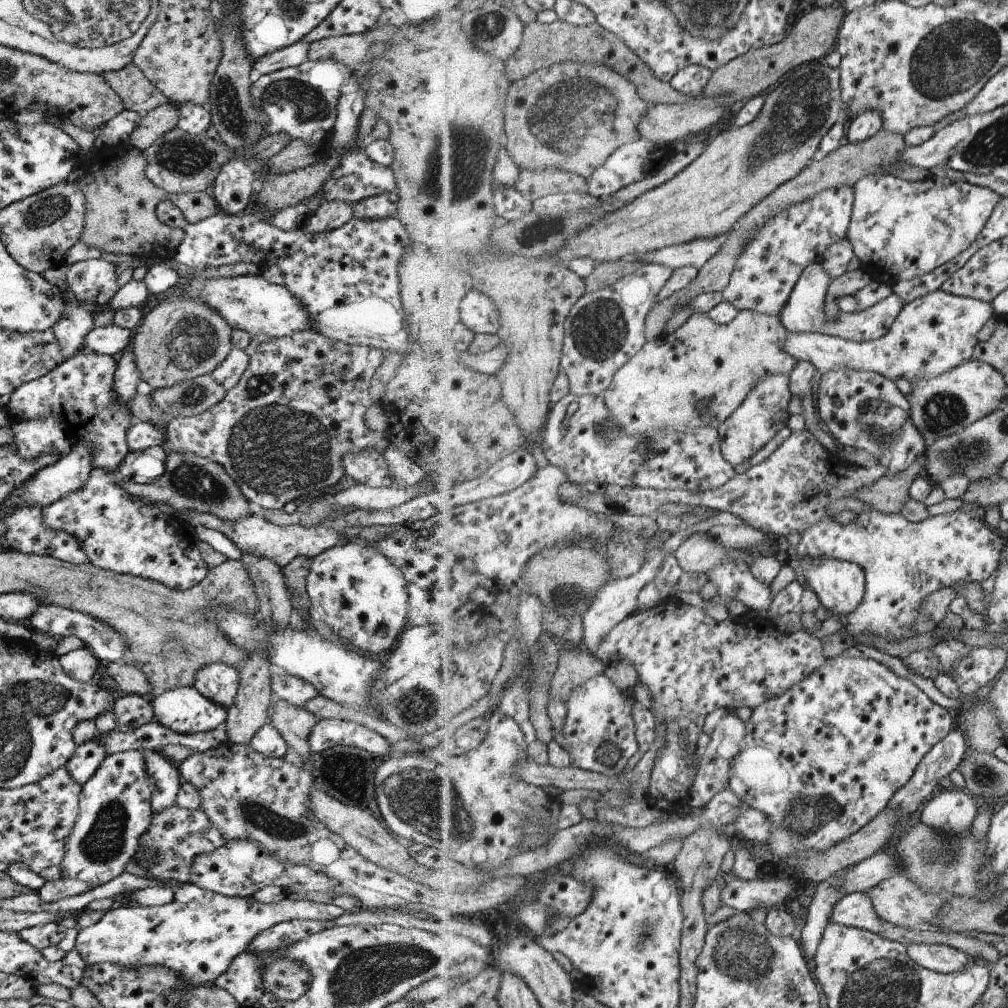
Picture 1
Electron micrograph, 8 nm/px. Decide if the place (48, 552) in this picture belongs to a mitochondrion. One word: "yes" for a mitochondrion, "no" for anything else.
no

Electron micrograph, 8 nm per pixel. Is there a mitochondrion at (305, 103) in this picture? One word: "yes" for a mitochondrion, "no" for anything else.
yes

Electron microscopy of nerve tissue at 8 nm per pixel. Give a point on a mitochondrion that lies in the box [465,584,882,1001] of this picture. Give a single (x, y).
(744, 957)

